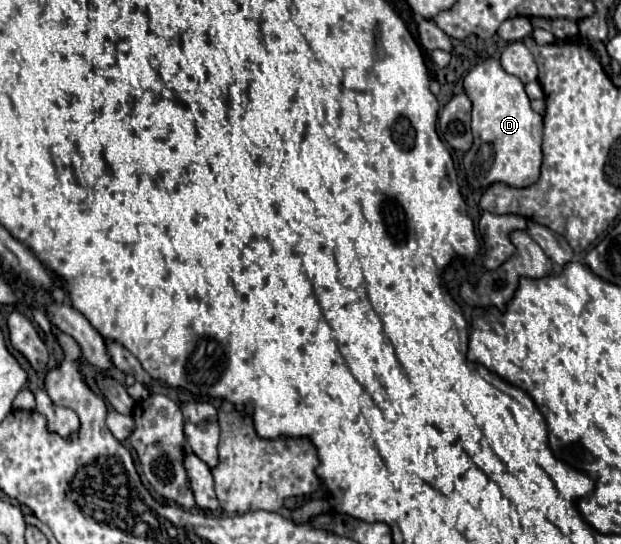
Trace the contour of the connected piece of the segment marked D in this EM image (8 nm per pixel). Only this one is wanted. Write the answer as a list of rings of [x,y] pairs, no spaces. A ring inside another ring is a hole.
[[[487,59],[465,77],[465,93],[473,103],[473,147],[463,155],[467,181],[475,189],[487,189],[493,183],[525,187],[537,183],[541,175],[541,137],[543,117],[531,109],[523,83],[505,73],[499,61]]]

